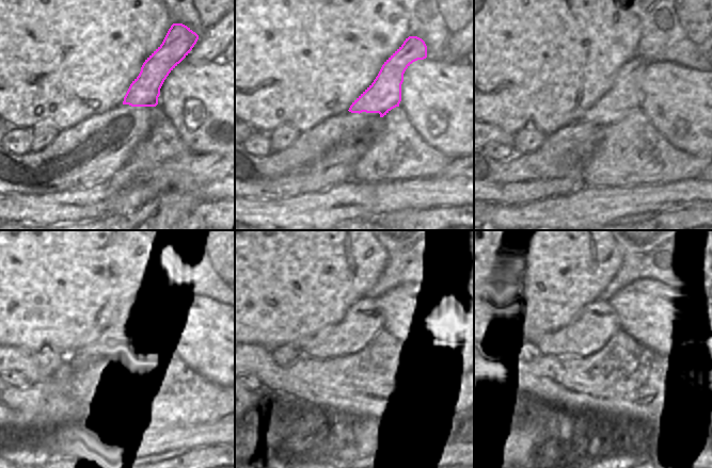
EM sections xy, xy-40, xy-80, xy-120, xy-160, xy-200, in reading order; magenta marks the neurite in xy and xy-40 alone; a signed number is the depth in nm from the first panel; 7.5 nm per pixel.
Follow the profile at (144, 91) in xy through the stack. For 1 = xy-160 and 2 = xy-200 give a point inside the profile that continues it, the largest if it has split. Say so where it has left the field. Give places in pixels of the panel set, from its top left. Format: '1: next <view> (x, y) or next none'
1: next xy-160 (364, 320)
2: next xy-200 (597, 323)

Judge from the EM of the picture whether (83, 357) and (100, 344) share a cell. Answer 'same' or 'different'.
same

